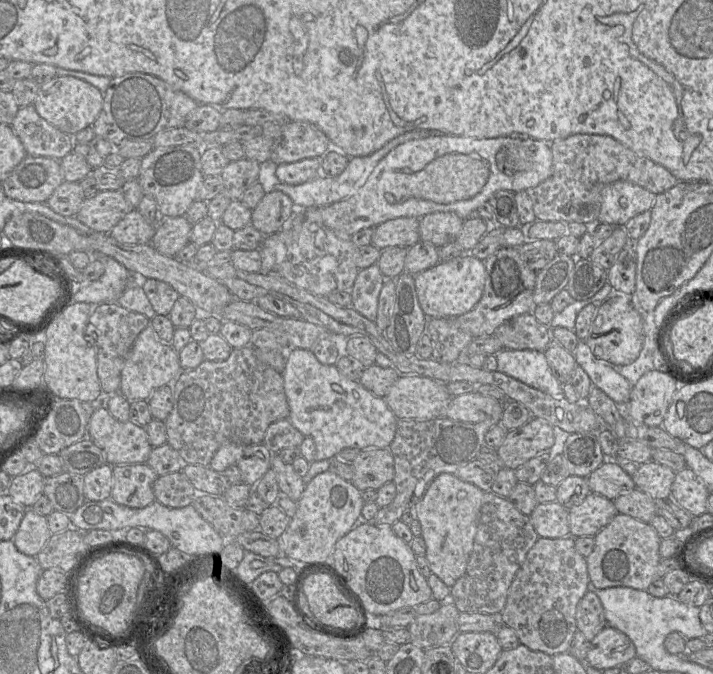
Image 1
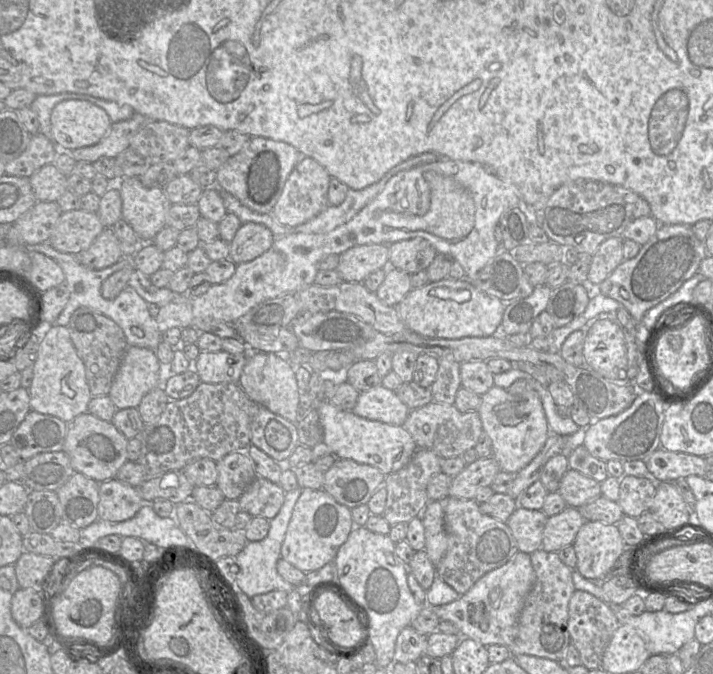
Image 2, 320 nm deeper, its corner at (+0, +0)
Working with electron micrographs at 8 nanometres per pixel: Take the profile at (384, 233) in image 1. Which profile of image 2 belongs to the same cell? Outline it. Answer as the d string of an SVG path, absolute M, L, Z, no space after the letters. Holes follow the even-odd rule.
M365 244L353 246L340 254L337 272L346 282L363 281L374 271L389 267L389 246Z

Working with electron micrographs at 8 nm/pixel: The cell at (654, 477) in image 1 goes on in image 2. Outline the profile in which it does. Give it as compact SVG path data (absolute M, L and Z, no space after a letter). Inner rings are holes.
M624 475L620 479L618 504L624 515L638 518L649 511L656 492L656 482L649 477Z

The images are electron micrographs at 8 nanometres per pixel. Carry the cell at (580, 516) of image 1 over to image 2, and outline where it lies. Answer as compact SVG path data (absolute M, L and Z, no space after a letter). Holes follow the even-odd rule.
M570 506L548 517L543 531L542 549L558 552L566 546L573 545L579 529L585 522L578 508Z

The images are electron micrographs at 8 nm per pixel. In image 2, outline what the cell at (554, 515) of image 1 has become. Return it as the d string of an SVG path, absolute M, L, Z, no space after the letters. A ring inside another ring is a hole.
M518 506L506 524L509 526L520 552L528 554L542 548L543 531L548 517L542 510Z

